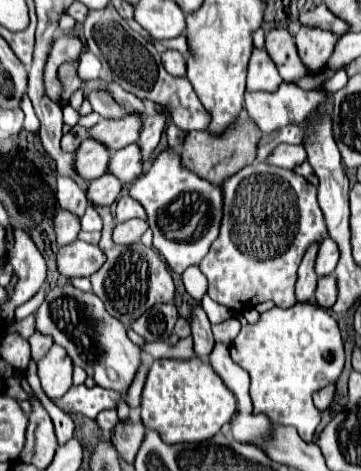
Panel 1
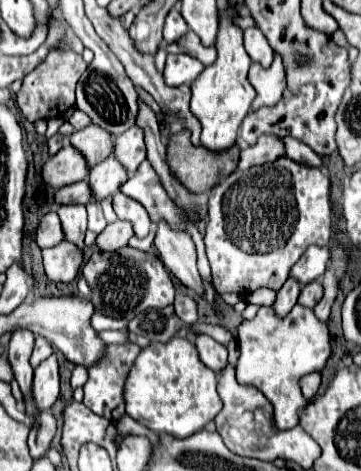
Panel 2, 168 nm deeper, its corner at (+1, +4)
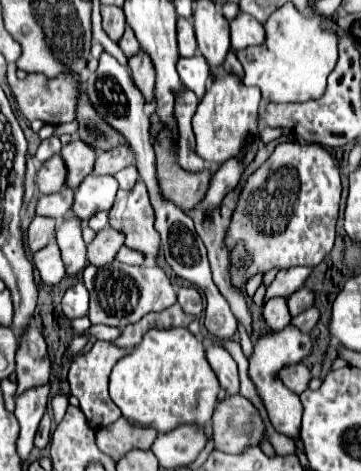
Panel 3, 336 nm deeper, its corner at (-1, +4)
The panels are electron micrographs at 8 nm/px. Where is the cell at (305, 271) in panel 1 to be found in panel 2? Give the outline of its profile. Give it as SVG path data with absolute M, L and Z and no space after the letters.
M289 278L285 282L285 286L277 292L277 302L275 302L275 312L279 316L285 316L291 312L291 308L297 304L297 298L299 298L299 292L301 292L301 284L297 278Z

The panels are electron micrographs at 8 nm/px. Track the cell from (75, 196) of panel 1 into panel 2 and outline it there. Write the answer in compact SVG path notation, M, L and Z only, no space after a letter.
M59 204L57 214L61 218L61 226L65 232L65 240L83 246L85 230L87 230L87 212L85 206L75 204Z

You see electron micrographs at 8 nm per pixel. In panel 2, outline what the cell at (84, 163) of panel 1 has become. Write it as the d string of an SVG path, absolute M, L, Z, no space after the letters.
M71 144L59 150L53 158L49 158L43 170L45 184L49 184L51 188L75 184L79 180L85 180L87 174L89 174L89 164L85 162L85 156Z

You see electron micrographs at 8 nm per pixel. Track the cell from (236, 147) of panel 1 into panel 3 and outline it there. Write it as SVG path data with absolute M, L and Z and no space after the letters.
M161 130L153 142L155 152L155 166L157 166L157 180L165 200L171 200L183 212L189 212L199 206L203 194L207 192L211 172L203 170L197 174L185 172L179 164L175 154L171 154L171 134Z

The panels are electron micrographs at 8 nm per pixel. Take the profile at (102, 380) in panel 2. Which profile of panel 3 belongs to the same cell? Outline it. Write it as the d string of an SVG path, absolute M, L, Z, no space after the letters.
M97 340L93 344L93 348L85 354L79 354L69 370L69 384L71 384L71 394L79 400L79 406L83 410L83 414L87 416L87 422L91 428L103 428L113 424L121 414L119 408L111 402L109 394L107 394L107 382L109 382L109 374L111 368L115 366L115 362L121 358L121 354L127 354L125 348L117 348L111 342L103 342Z

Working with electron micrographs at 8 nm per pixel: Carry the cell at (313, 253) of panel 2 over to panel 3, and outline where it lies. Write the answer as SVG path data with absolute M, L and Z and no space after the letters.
M297 266L297 268L285 268L277 274L277 278L267 286L267 292L265 292L265 298L263 298L263 304L271 298L287 298L291 296L295 290L299 290L305 282L305 278L311 274L311 268L305 268L305 266Z

